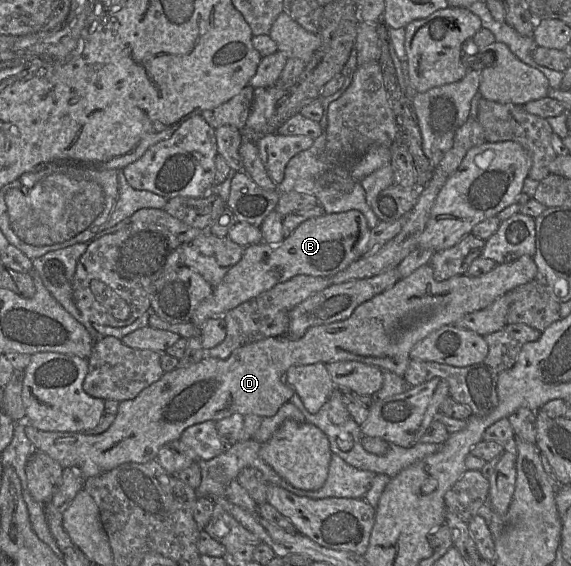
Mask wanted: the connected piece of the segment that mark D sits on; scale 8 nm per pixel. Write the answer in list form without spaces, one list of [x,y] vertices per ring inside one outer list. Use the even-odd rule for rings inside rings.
[[[528,255],[512,262],[497,264],[482,276],[463,274],[440,282],[434,280],[430,264],[424,264],[409,276],[399,279],[391,288],[357,306],[350,317],[343,321],[310,327],[298,339],[287,335],[268,337],[239,347],[226,359],[205,356],[188,367],[177,367],[164,372],[158,381],[146,387],[134,399],[121,401],[114,422],[101,434],[41,431],[30,424],[25,426],[25,434],[34,447],[34,453],[46,453],[64,469],[79,468],[85,479],[99,476],[123,463],[147,463],[156,459],[163,445],[180,439],[186,428],[197,423],[219,421],[234,413],[243,416],[254,414],[262,418],[274,416],[295,394],[286,380],[286,372],[292,365],[354,360],[375,365],[381,370],[403,377],[410,361],[410,351],[419,341],[443,326],[454,325],[467,314],[487,308],[506,292],[535,280],[536,274],[537,266],[533,257]]]

